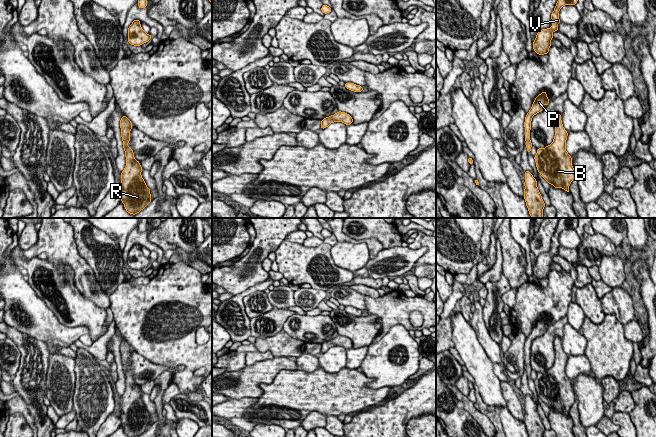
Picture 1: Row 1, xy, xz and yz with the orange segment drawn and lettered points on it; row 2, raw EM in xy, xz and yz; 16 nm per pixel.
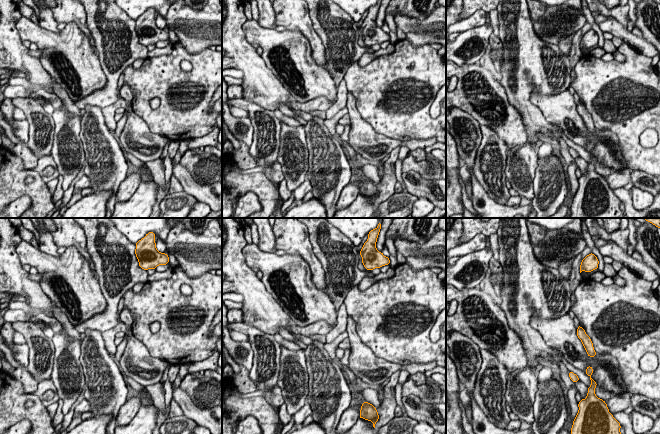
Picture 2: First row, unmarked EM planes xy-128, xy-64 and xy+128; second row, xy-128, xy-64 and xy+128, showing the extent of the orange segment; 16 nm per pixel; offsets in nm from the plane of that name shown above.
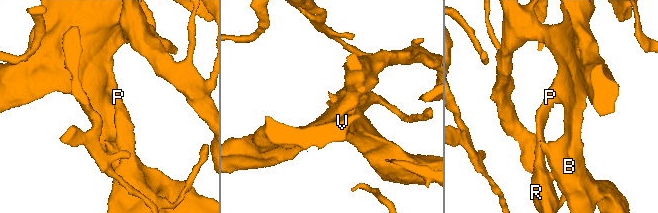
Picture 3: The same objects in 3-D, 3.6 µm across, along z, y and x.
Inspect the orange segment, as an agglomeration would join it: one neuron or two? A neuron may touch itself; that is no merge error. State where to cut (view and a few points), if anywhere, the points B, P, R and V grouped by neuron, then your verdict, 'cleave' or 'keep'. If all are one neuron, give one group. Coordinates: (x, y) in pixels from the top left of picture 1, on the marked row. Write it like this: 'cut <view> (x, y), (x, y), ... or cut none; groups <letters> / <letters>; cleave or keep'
cut none; groups B P R V; keep

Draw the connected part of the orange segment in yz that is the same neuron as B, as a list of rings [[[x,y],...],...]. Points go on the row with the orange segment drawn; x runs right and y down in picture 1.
[[[558,112],[554,114],[555,136],[553,142],[545,148],[537,149],[534,156],[538,173],[555,188],[562,188],[570,193],[569,186],[575,177],[575,170],[572,166],[572,157],[566,151],[566,140],[568,132],[565,130],[561,120],[562,116]]]

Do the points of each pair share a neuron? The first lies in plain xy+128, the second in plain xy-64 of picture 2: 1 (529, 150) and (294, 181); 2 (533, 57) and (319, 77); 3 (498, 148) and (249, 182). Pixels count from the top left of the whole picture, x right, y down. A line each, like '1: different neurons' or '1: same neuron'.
1: same neuron
2: different neurons
3: different neurons

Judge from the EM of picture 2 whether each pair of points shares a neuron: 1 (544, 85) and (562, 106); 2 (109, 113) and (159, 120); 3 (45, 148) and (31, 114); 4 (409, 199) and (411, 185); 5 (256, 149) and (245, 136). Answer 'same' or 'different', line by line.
1: different
2: different
3: same
4: different
5: different

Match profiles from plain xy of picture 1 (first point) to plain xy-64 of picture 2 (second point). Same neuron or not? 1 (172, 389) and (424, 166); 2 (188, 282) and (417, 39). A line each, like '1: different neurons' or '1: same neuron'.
1: same neuron
2: different neurons

